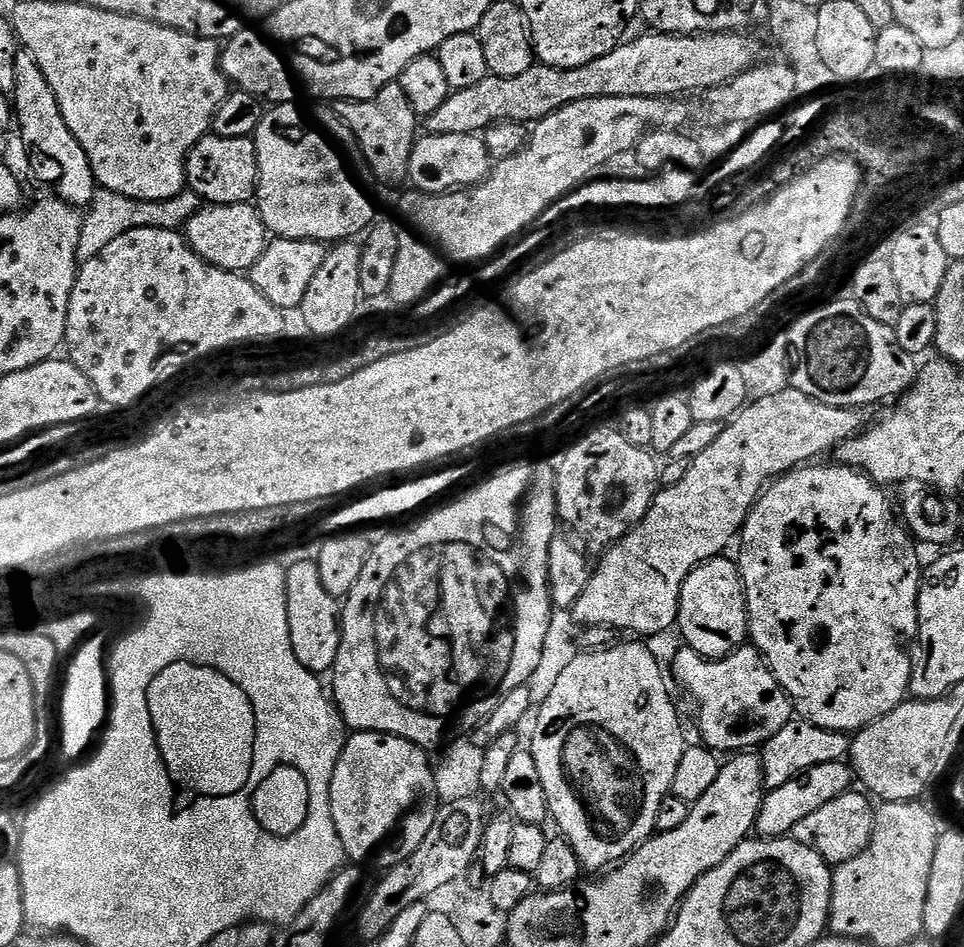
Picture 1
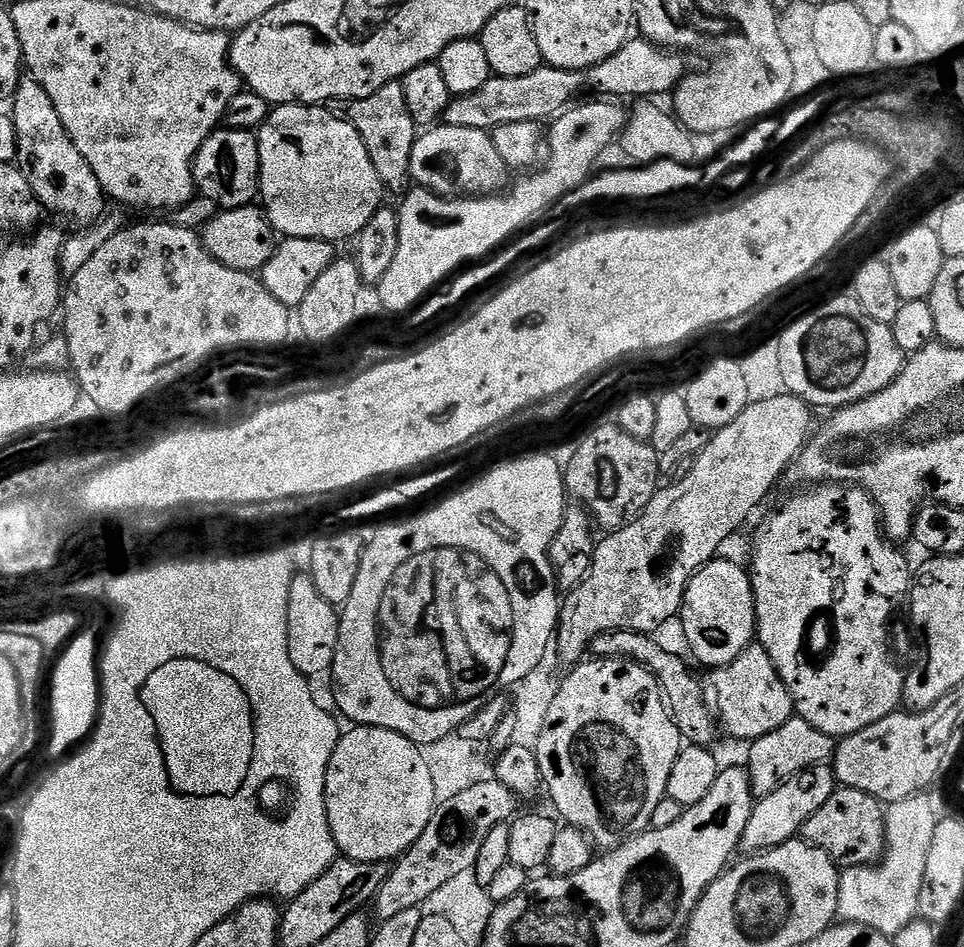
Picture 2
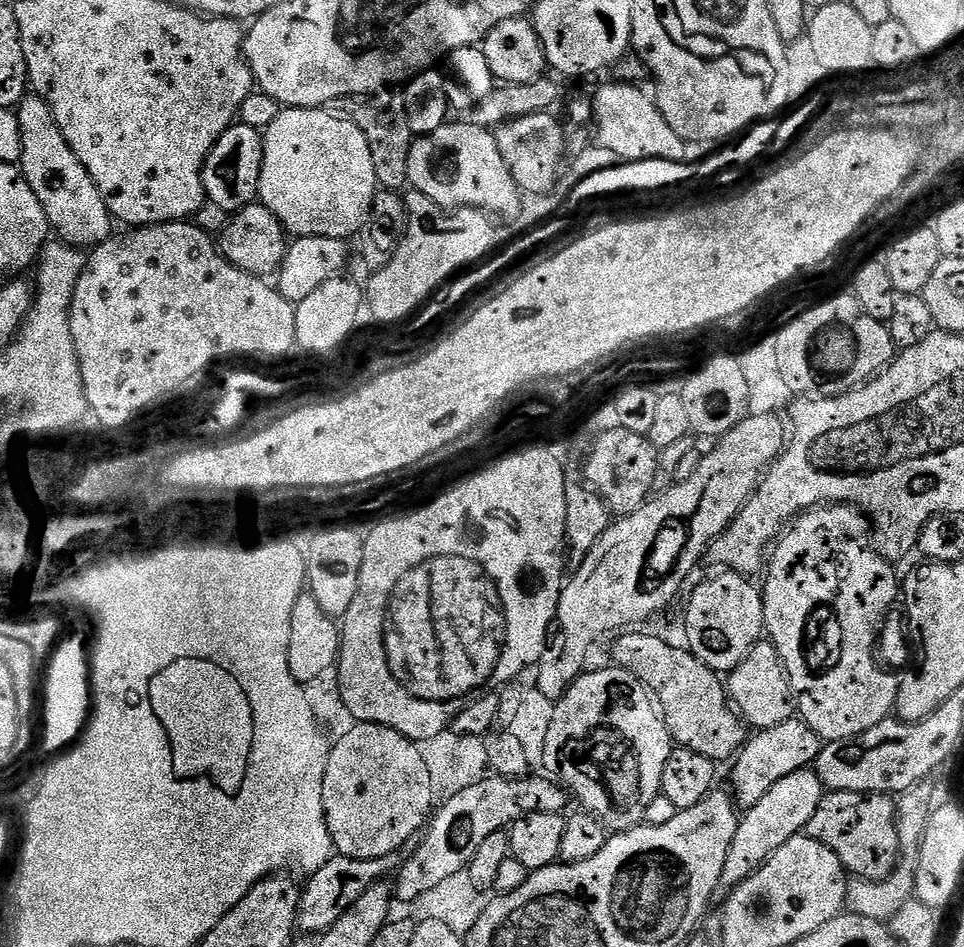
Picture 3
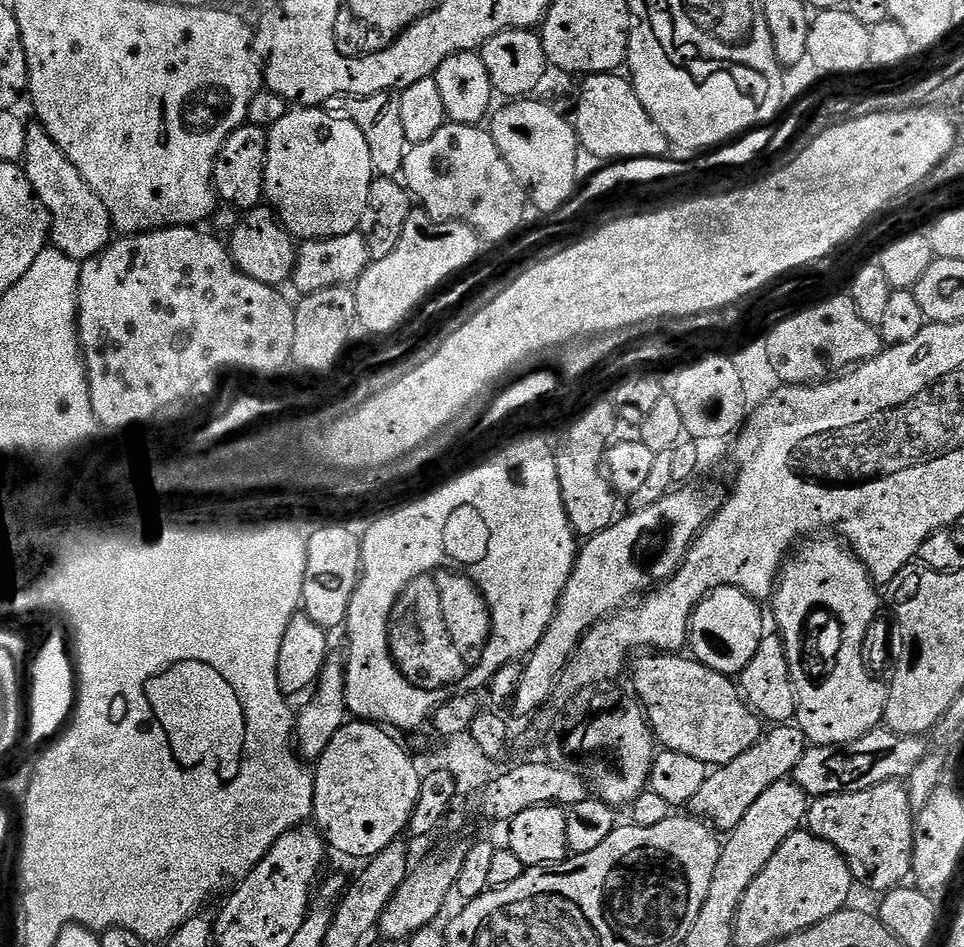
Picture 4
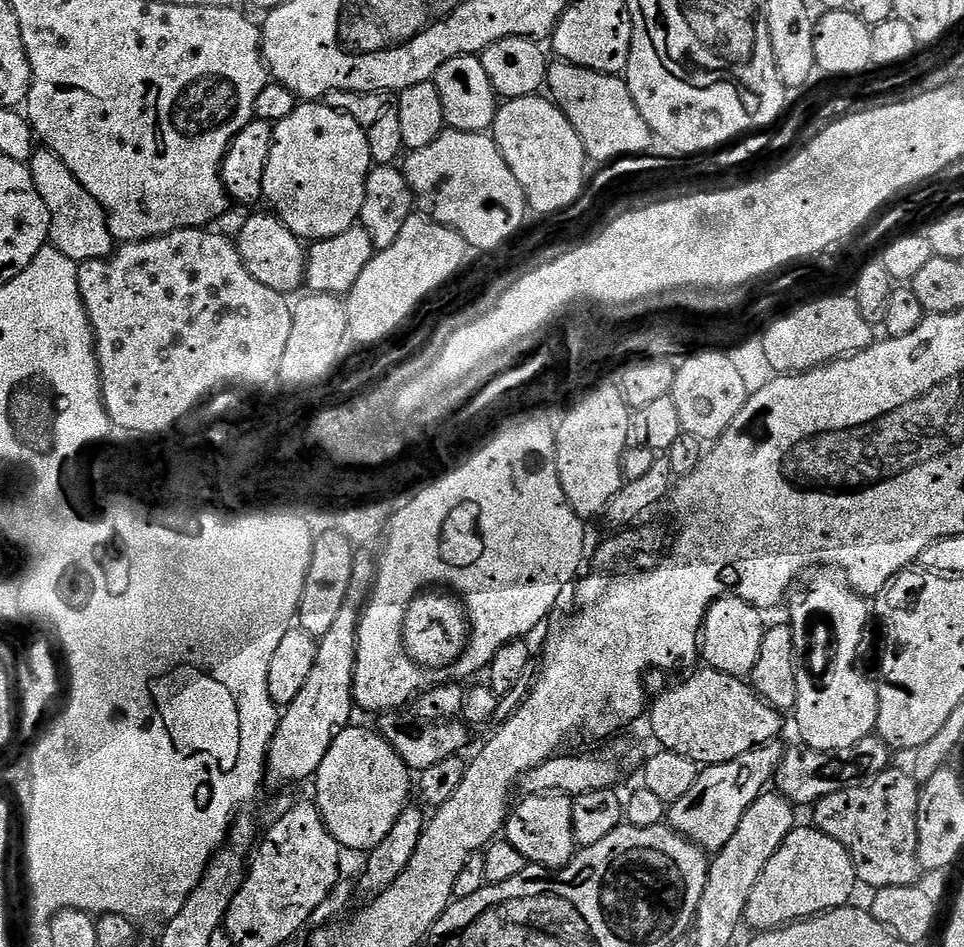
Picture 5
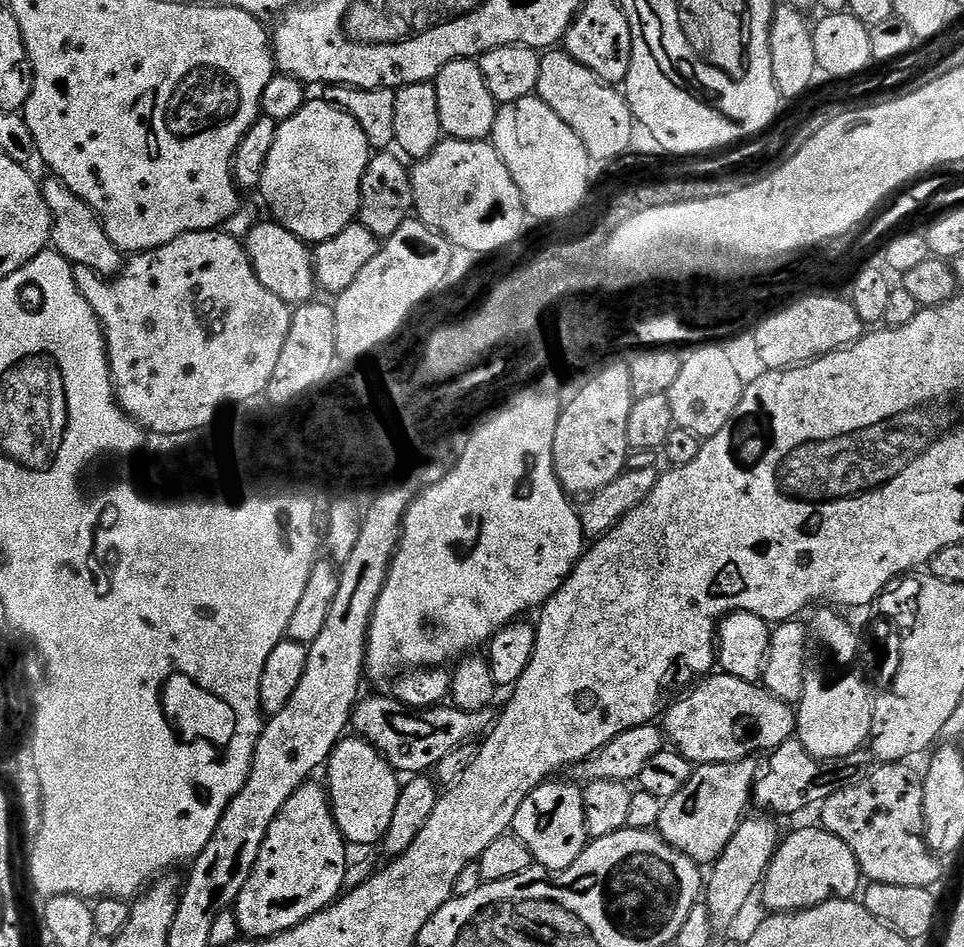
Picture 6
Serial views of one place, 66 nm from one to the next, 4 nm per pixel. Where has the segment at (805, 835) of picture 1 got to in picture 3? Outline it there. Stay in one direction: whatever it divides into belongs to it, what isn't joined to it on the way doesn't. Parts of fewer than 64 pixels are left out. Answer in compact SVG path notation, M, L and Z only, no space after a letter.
M825 791L814 818L810 818L806 834L822 846L830 846L838 854L844 871L858 880L878 882L885 880L900 863L900 825L898 804L883 792L829 792Z

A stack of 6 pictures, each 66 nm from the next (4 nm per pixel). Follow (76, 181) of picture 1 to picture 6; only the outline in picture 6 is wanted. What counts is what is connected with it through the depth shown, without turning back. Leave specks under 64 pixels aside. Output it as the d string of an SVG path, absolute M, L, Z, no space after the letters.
M48 178L43 181L44 197L46 206L52 215L52 243L51 247L60 252L73 265L81 264L90 266L99 276L105 278L115 278L120 275L126 260L120 249L110 242L110 238L104 229L104 223L101 222L95 210L78 194L74 194L62 181L55 178Z

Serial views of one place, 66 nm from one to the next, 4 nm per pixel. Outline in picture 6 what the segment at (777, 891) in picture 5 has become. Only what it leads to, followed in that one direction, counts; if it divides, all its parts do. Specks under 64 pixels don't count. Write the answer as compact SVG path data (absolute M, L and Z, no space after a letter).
M822 826L815 827L800 828L781 839L762 885L764 904L769 913L813 908L827 900L851 900L861 891L860 864L854 858L854 850Z

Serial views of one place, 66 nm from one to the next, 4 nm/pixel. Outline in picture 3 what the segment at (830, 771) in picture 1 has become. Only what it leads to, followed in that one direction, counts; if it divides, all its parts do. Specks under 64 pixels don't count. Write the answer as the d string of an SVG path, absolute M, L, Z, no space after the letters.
M803 768L794 774L786 774L765 796L754 806L750 806L739 817L734 834L734 842L730 842L730 850L726 850L726 866L722 866L720 888L731 890L737 888L743 880L750 878L773 856L790 838L801 835L807 829L810 818L814 818L814 810L818 810L818 802L822 802L826 789L818 774L812 768Z

